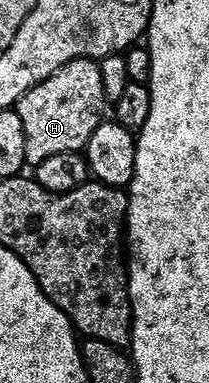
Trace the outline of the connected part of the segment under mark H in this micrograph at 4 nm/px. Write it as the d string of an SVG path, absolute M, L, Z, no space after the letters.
M73 61L62 65L56 75L32 87L16 106L24 127L27 166L44 163L44 159L52 159L52 155L82 153L88 139L92 139L92 131L102 125L102 104L106 105L107 101L97 61Z

